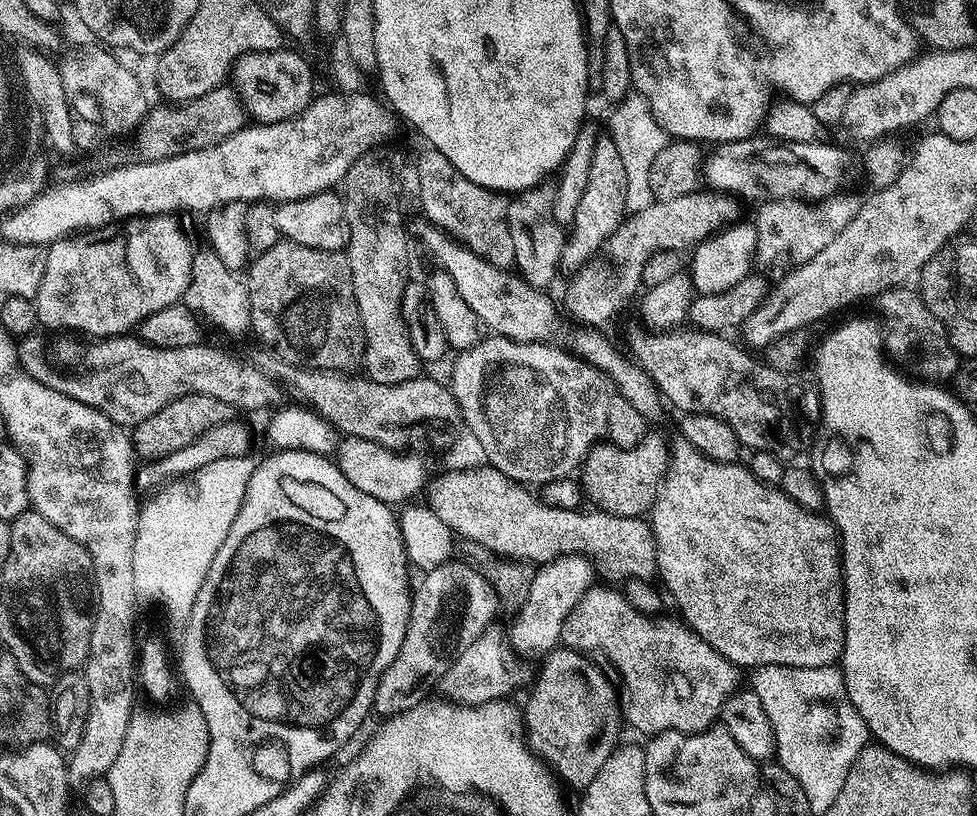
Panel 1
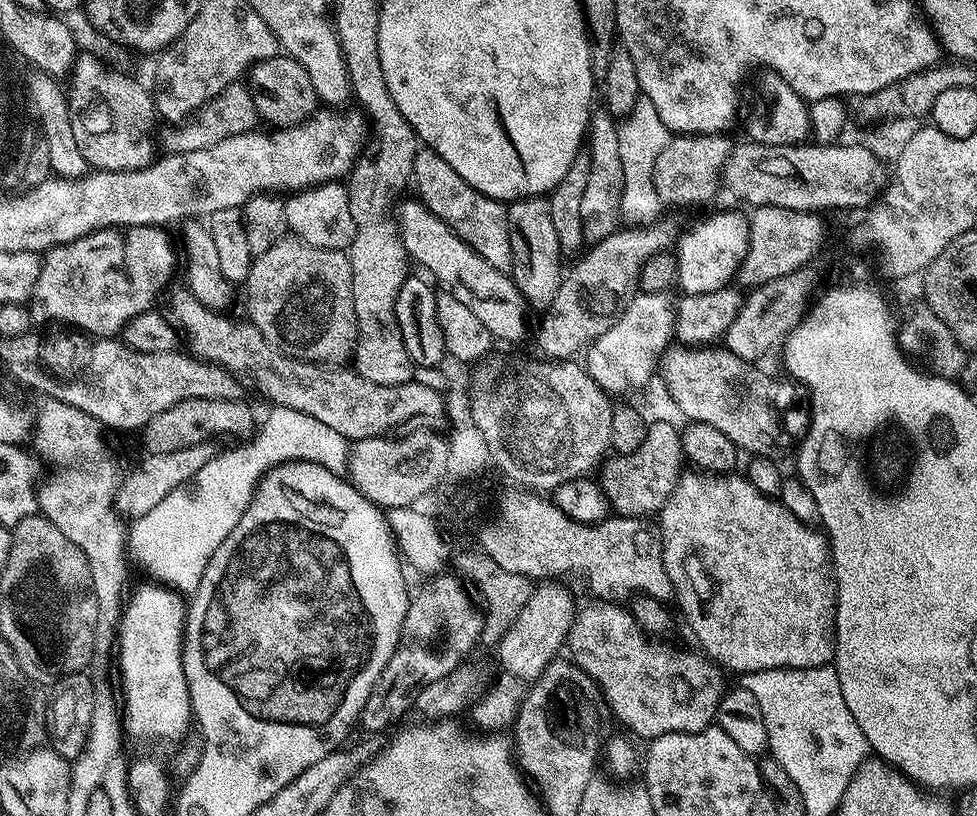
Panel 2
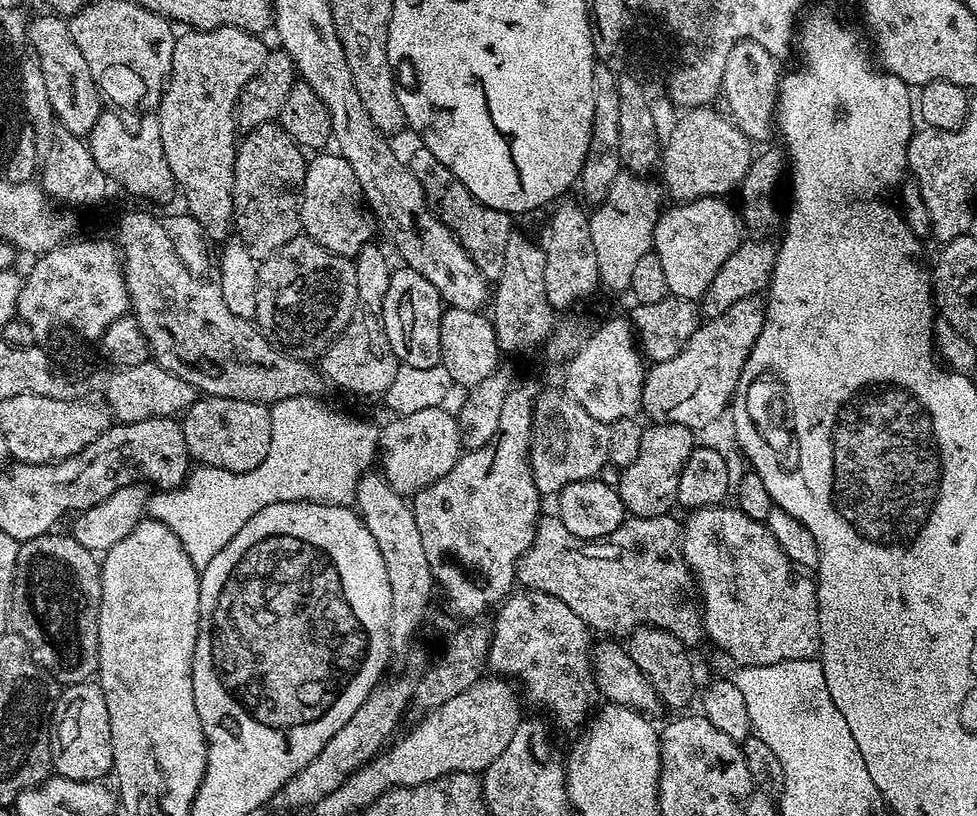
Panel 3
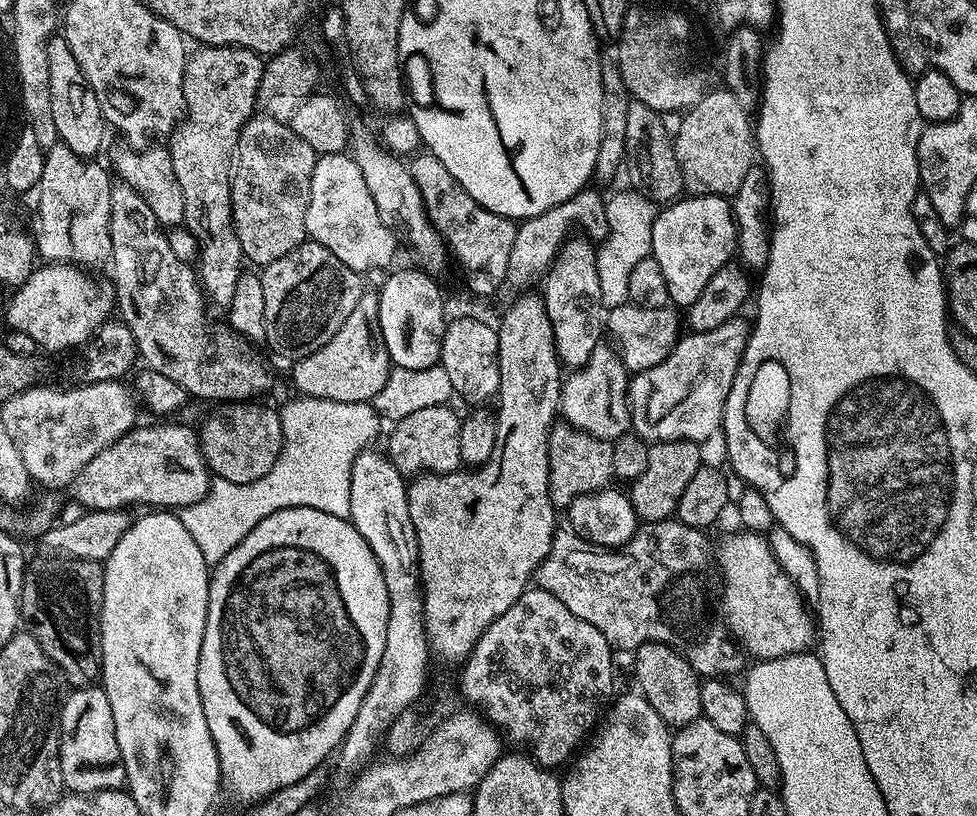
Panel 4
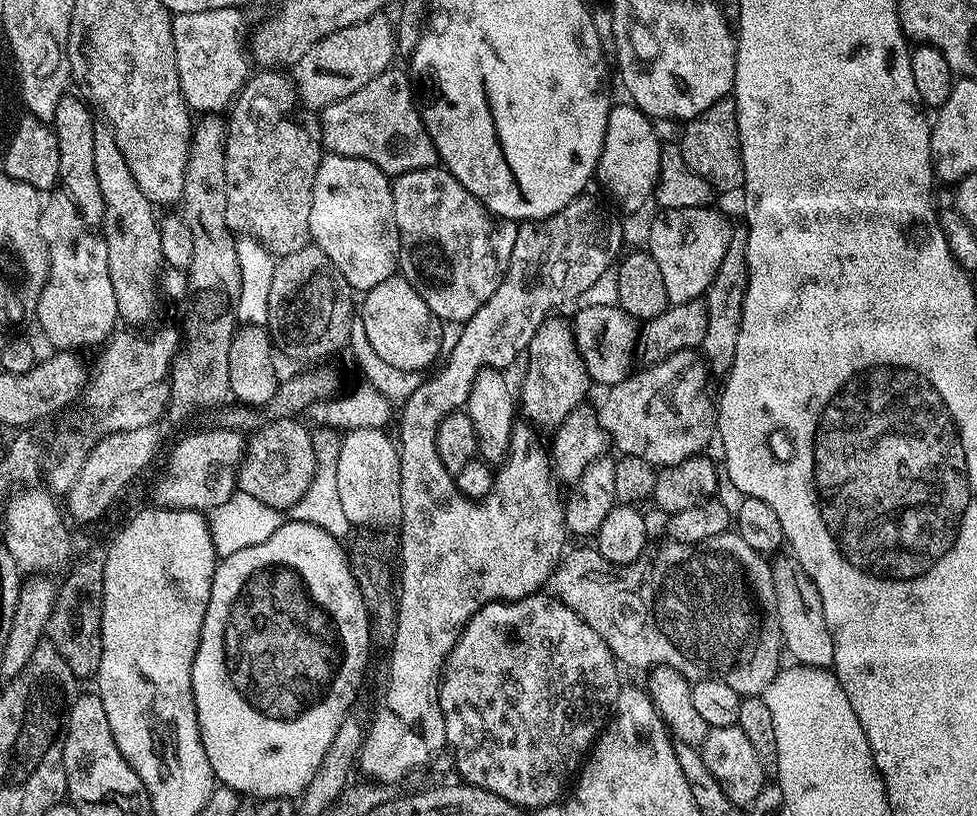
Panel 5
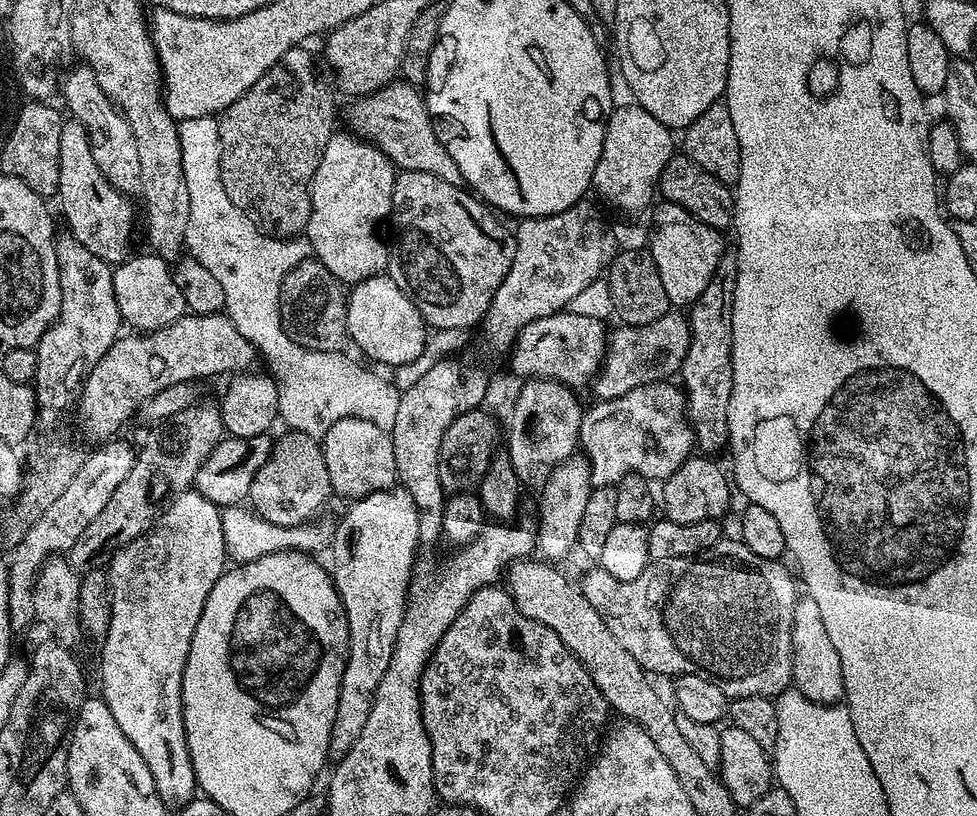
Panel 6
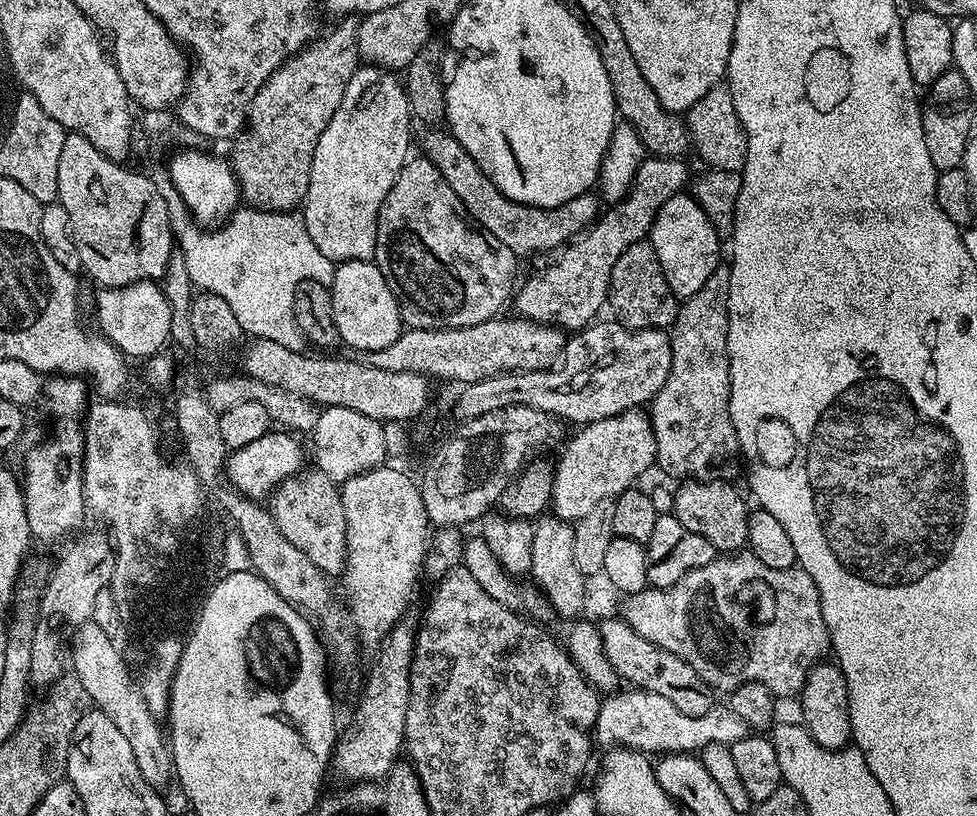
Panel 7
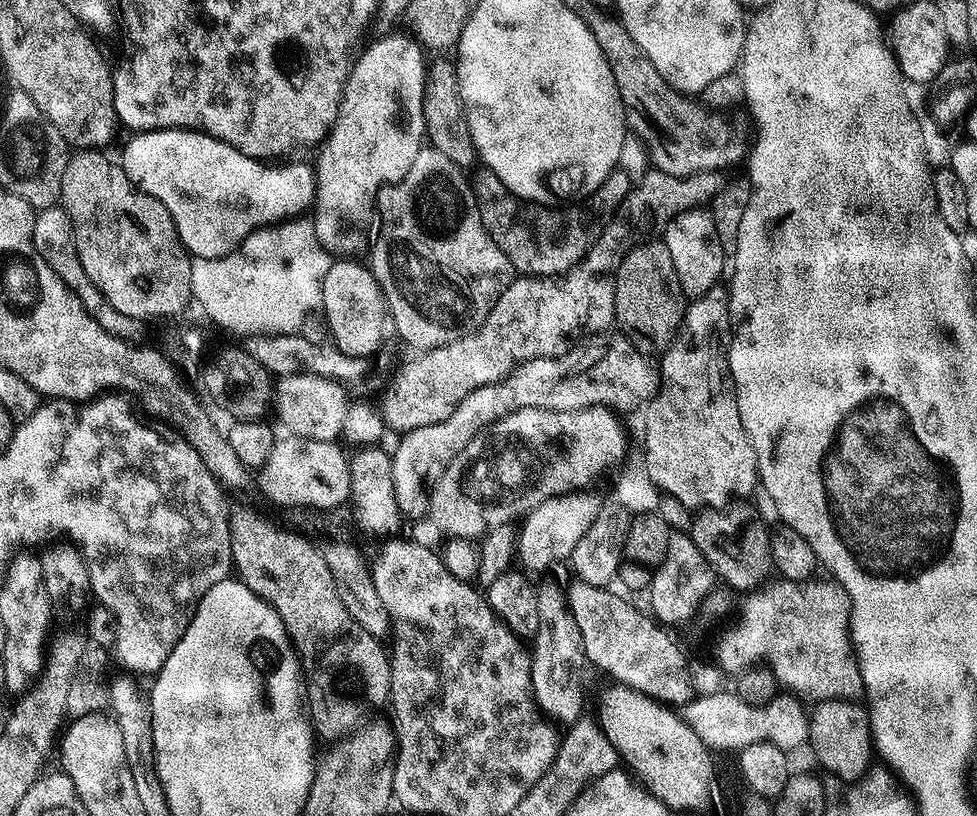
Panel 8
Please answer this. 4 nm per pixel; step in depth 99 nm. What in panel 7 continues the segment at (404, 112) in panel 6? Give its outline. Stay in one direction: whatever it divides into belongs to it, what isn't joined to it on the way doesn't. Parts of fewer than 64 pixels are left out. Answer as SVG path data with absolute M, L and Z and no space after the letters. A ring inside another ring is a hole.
M440 130L429 131L432 133L424 140L424 148L428 151L425 152L427 159L432 161L432 165L442 174L442 178L450 182L454 194L462 198L472 219L484 231L498 238L498 242L510 246L510 250L516 257L524 258L524 256L534 255L535 252L556 248L574 232L579 233L587 229L597 219L602 204L595 195L592 197L592 194L582 194L560 208L531 208L528 204L506 198L506 194L502 194L502 190L498 190L498 186L490 182L490 178L480 169L478 162L474 162L474 158L466 154L466 150L452 137L451 132L436 131Z

